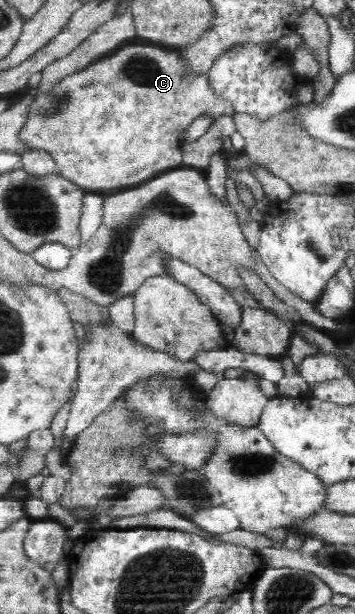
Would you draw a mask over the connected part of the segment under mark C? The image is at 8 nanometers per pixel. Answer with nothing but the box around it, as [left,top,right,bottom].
[18,44,235,194]

